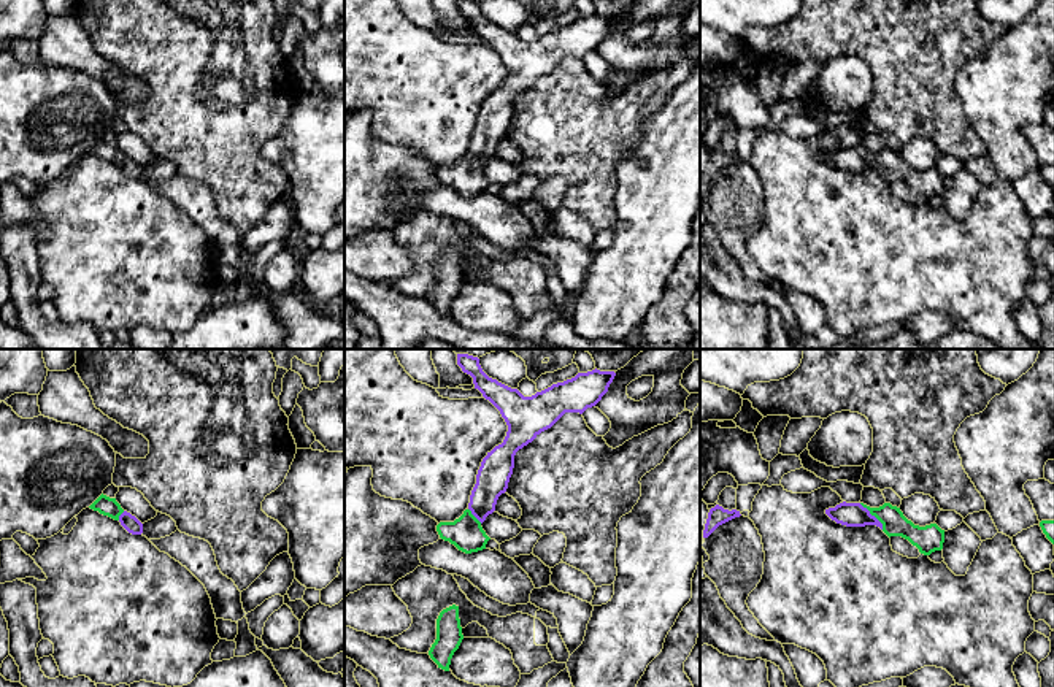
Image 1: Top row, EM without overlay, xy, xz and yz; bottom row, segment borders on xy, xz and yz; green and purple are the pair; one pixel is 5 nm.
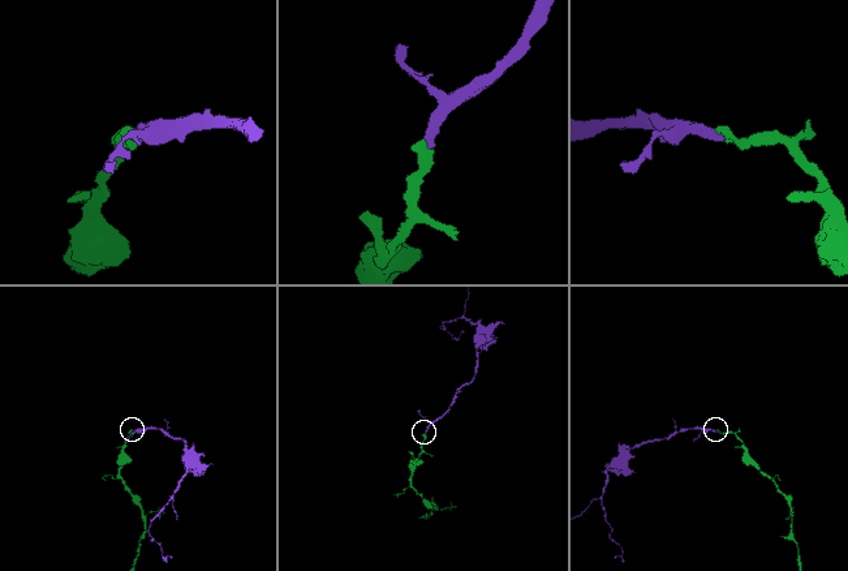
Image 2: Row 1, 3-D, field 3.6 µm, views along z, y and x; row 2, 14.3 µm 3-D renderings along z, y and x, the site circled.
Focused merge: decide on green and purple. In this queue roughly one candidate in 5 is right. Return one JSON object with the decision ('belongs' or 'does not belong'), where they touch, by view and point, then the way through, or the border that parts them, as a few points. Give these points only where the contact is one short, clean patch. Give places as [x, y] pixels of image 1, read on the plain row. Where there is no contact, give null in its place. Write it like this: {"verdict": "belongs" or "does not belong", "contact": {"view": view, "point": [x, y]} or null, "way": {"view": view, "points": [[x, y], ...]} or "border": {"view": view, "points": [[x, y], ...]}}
{"verdict": "belongs", "contact": {"view": "yz", "point": [873, 159]}, "way": {"view": "yz", "points": [[894, 168], [884, 161], [873, 159], [851, 159]]}}

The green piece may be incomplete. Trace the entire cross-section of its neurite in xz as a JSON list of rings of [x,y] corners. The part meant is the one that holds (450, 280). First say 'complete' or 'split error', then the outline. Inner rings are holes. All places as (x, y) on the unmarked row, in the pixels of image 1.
complete; [[[459,251],[443,254],[437,263],[437,284],[429,300],[438,313],[449,316],[451,303],[464,284]]]

